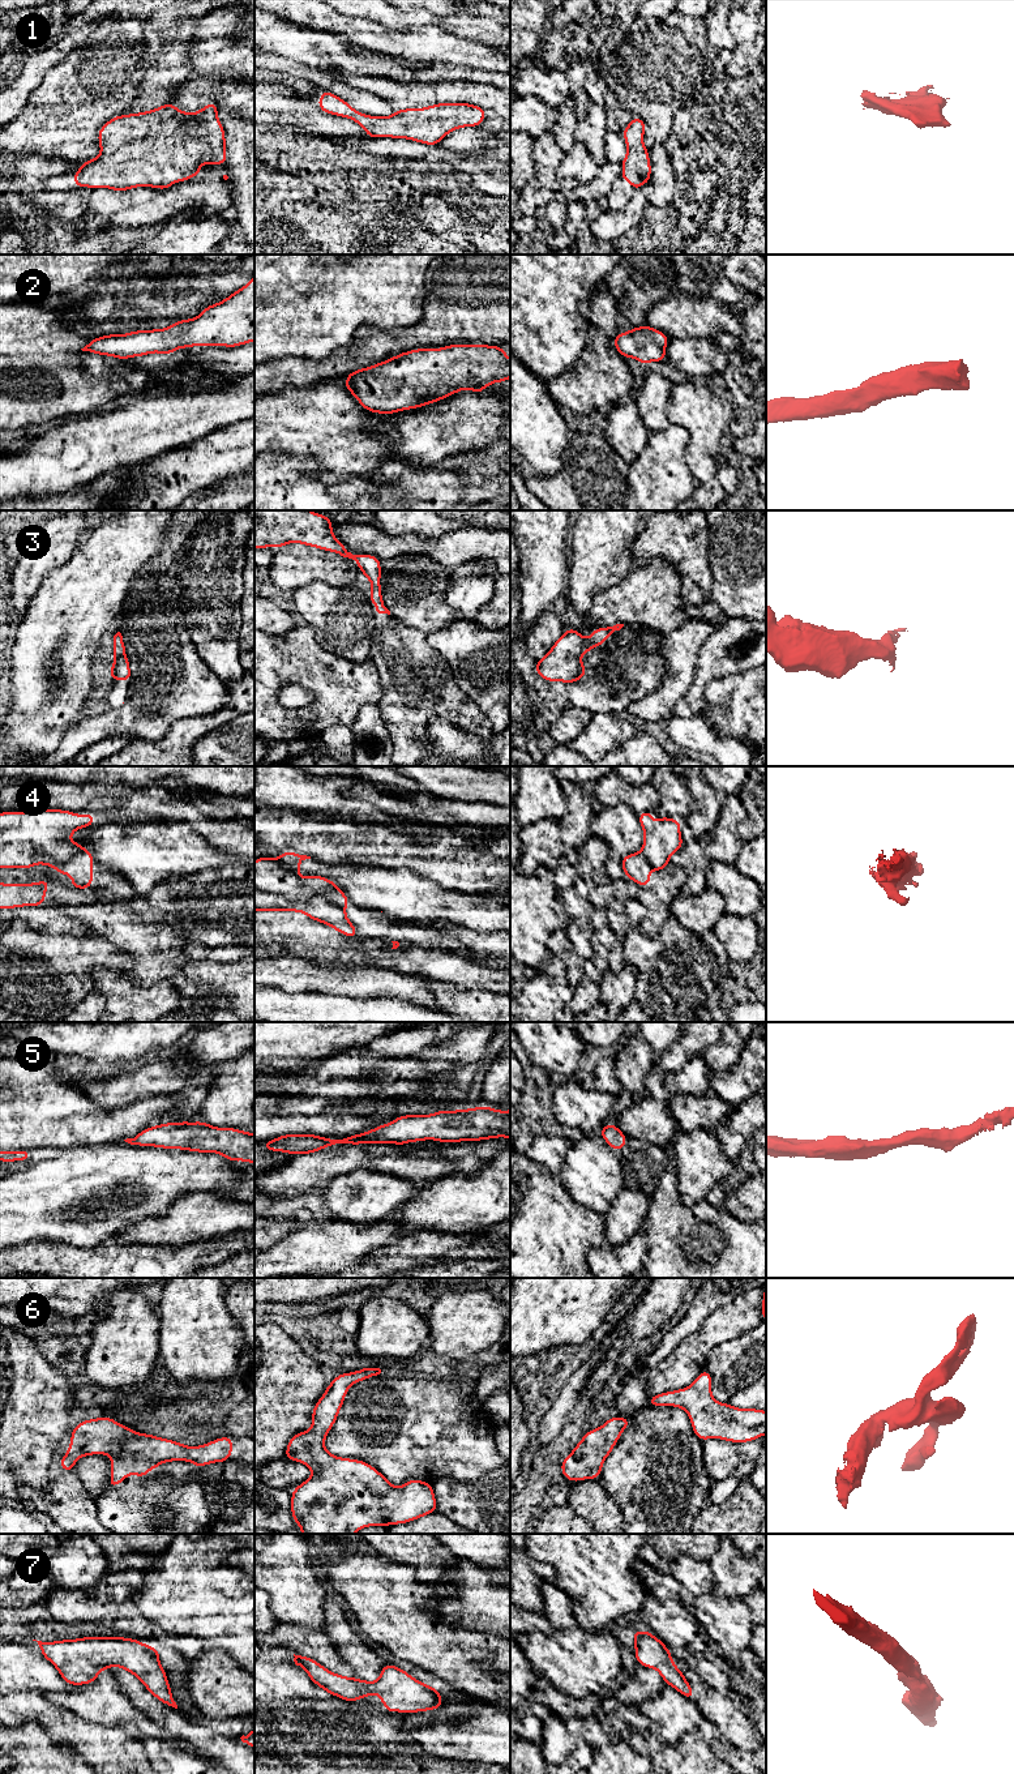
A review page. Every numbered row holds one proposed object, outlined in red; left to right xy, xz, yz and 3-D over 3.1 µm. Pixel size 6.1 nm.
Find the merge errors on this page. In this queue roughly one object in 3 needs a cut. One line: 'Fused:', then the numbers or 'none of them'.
Fused: 4

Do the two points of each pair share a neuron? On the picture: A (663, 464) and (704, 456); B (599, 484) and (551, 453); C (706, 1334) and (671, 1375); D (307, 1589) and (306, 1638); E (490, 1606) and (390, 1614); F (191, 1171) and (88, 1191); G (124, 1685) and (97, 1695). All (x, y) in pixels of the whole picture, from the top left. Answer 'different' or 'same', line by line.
A: different
B: different
C: same
D: different
E: different
F: same
G: different

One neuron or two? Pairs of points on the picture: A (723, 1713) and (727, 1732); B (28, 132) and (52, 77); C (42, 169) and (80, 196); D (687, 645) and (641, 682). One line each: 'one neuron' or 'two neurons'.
A: one neuron
B: one neuron
C: one neuron
D: two neurons

